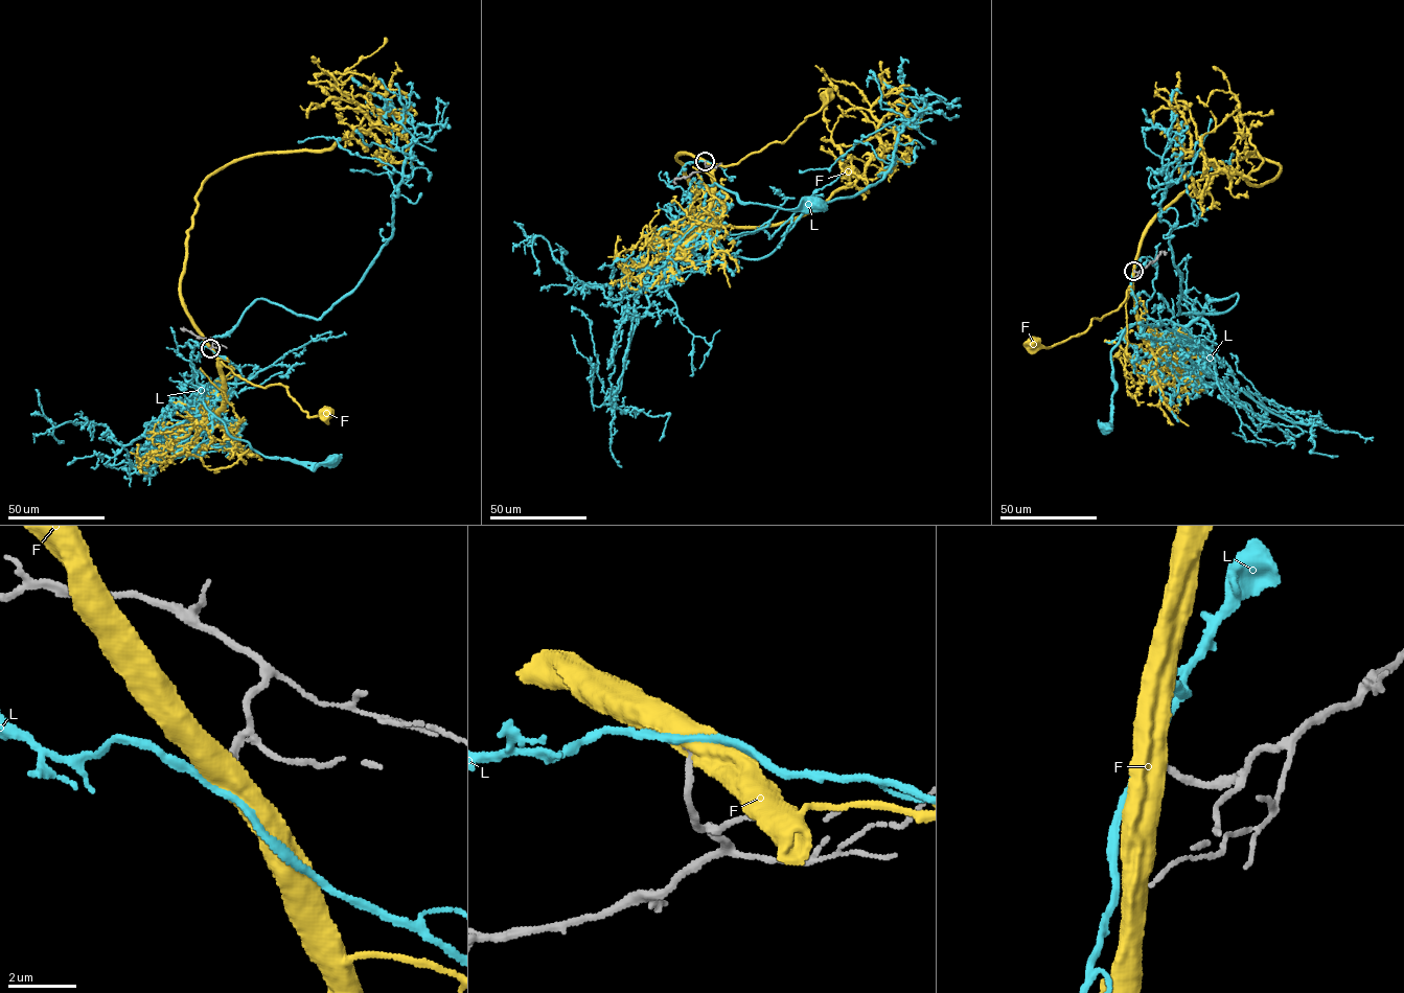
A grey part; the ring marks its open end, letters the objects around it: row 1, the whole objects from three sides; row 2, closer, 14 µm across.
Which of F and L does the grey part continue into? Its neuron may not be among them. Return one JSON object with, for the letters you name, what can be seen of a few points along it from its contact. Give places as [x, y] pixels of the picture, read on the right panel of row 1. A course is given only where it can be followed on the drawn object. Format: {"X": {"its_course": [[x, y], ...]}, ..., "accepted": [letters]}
{"accepted": []}

